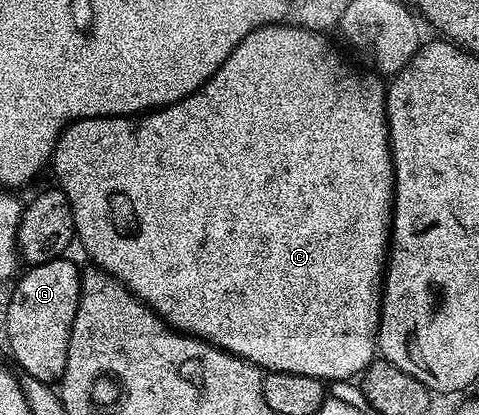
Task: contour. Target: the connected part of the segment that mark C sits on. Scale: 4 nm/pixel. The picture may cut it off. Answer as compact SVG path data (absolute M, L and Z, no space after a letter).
M293 22L264 24L247 34L208 82L189 96L136 116L74 120L57 138L51 169L71 206L76 239L79 244L81 240L86 254L93 259L90 261L124 284L170 328L206 340L265 372L307 374L316 380L332 382L363 373L378 351L377 327L381 321L381 293L393 222L393 162L382 77L372 71L356 72L351 65L344 64L324 38L320 31Z

